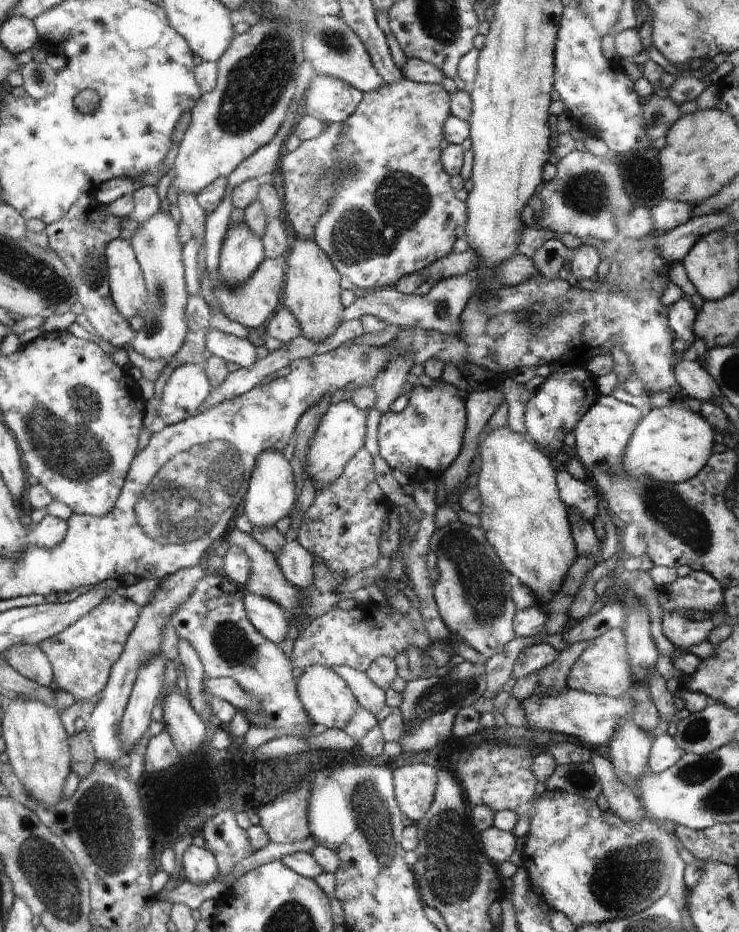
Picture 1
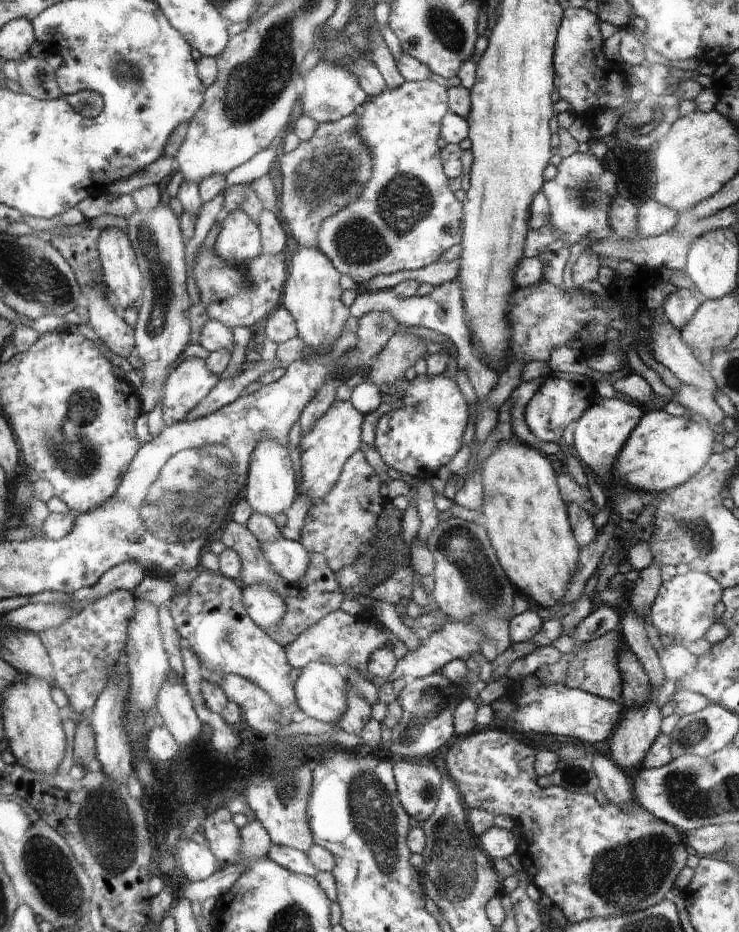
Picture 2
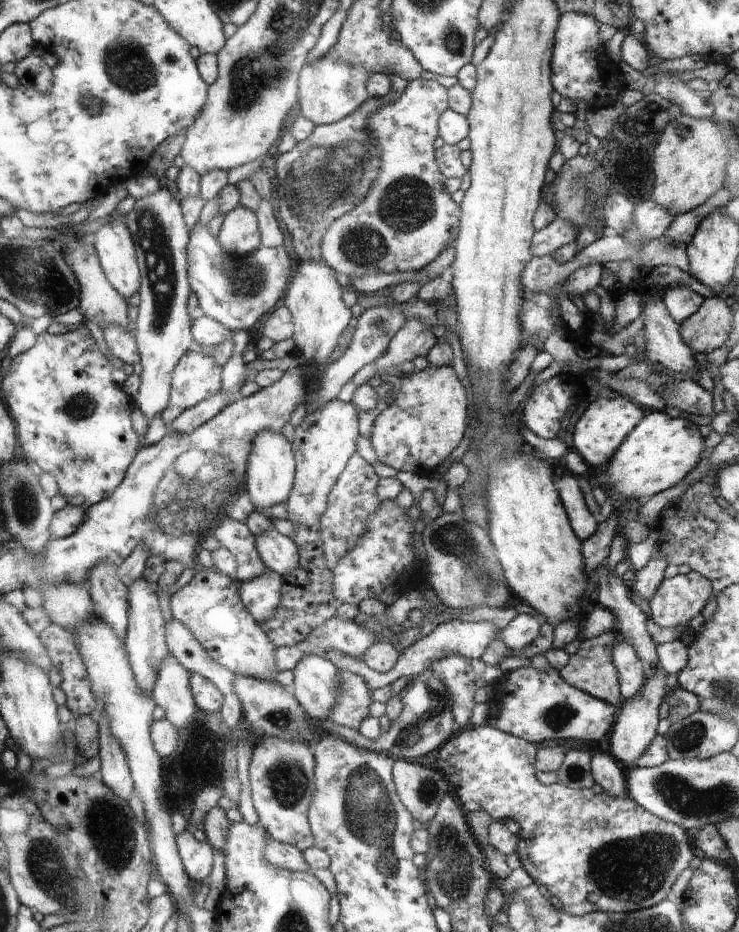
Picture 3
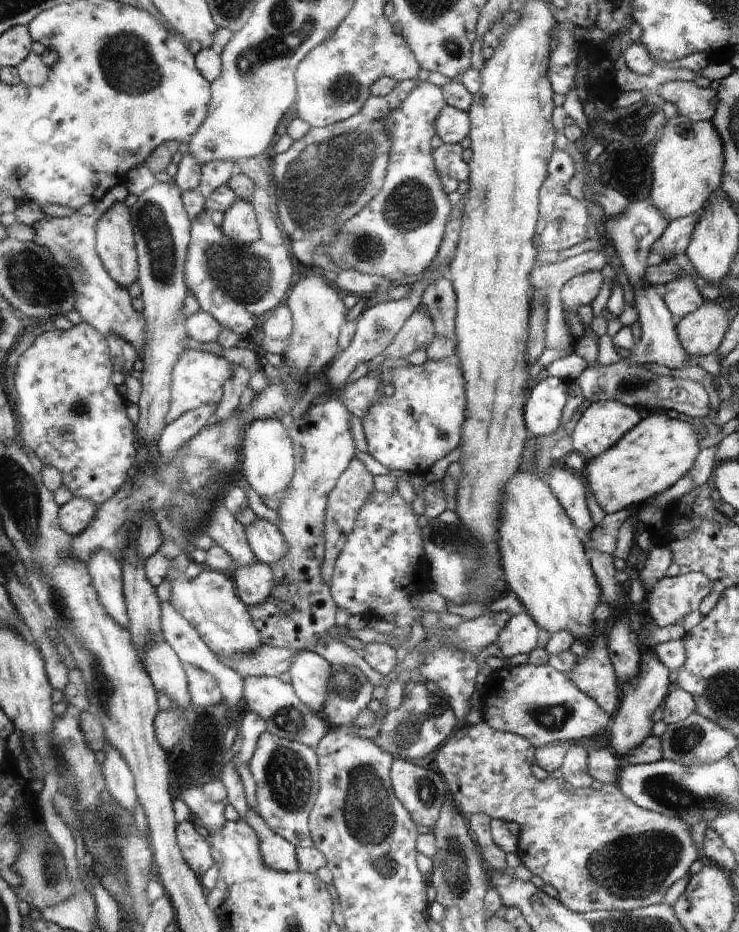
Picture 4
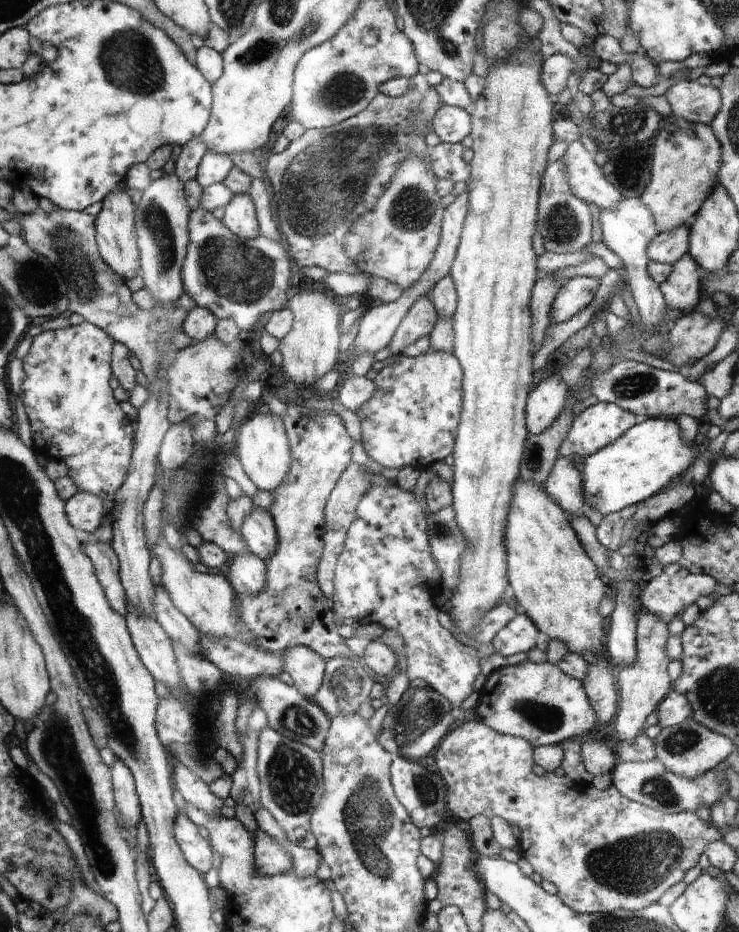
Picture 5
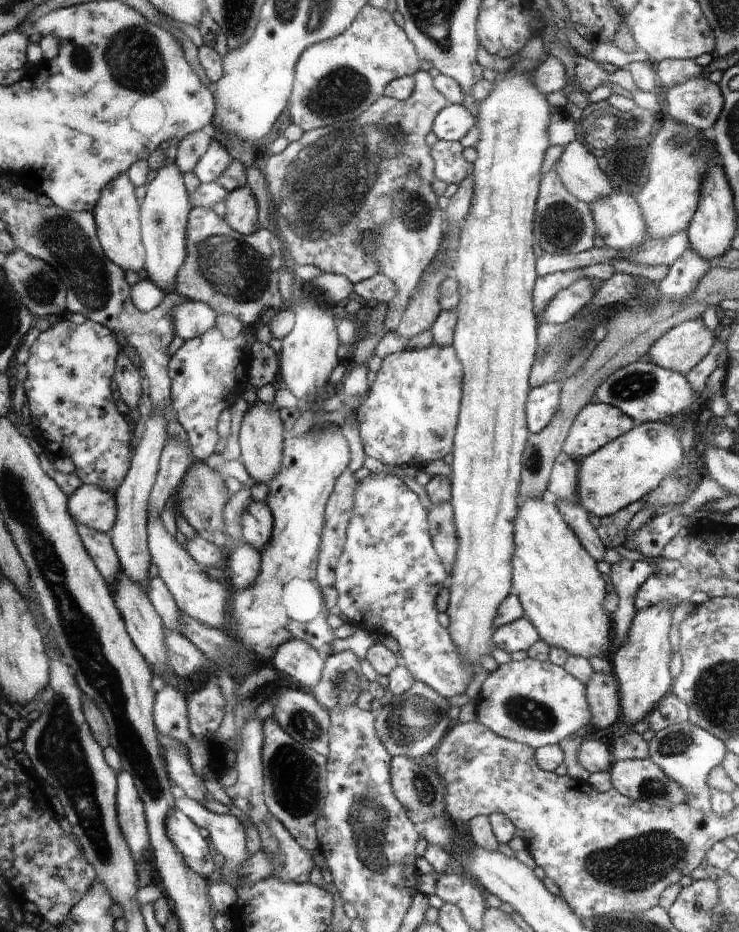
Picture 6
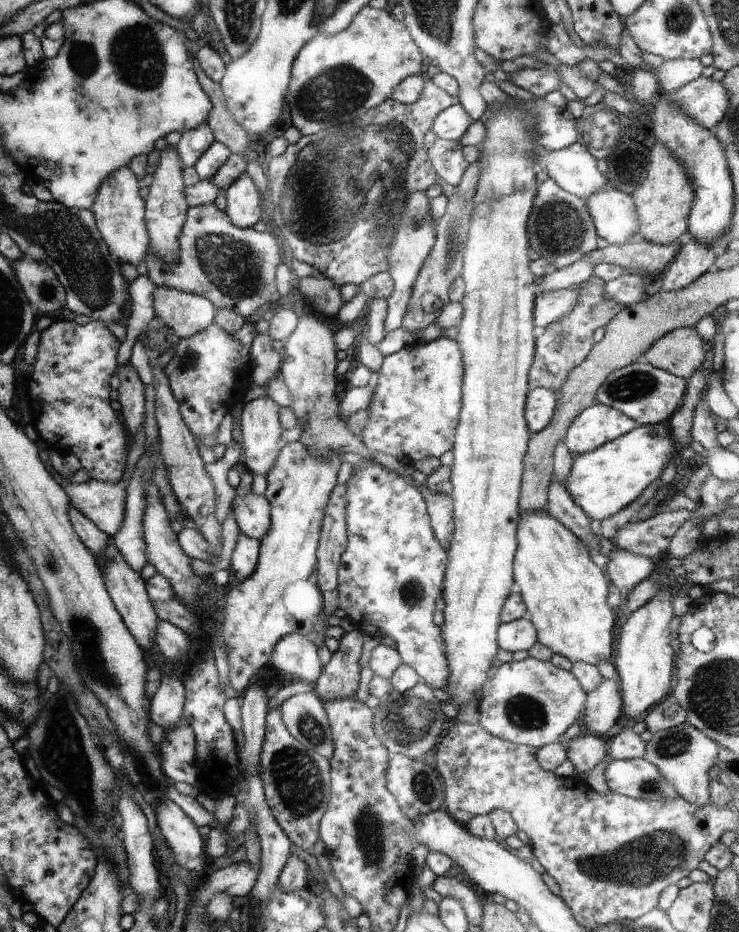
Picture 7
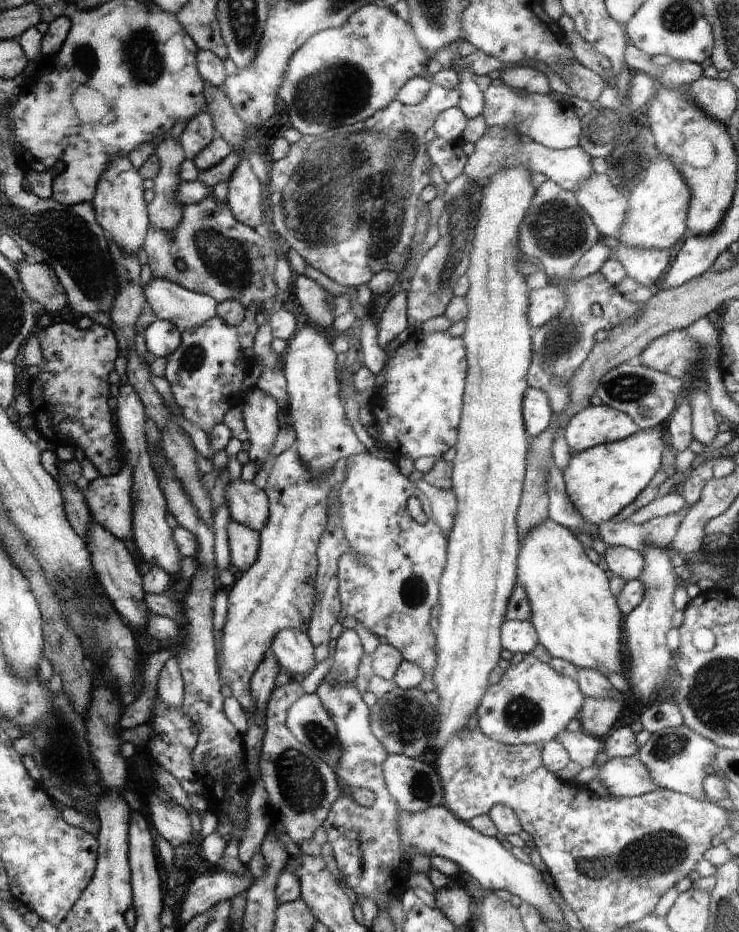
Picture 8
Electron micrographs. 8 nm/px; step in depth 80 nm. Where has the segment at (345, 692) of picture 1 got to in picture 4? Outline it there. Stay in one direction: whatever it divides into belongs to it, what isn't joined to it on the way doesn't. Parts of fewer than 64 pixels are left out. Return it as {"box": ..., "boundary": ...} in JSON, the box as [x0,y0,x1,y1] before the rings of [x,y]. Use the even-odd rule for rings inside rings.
{"box":[288,649,331,713],"boundary":[[[306,649],[296,652],[296,659],[288,670],[291,685],[301,701],[322,713],[331,664],[318,653]]]}

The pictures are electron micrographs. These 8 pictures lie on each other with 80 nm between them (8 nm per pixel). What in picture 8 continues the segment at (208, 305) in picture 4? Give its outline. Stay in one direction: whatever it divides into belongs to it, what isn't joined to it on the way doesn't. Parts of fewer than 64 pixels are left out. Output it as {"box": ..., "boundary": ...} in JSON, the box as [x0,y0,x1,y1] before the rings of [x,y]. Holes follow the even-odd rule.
{"box":[143,192,278,311],"boundary":[[[211,192],[204,200],[185,206],[181,226],[174,228],[174,232],[160,230],[156,226],[150,228],[143,249],[148,255],[148,266],[154,278],[167,278],[188,291],[212,296],[217,304],[226,300],[238,300],[247,311],[254,306],[254,302],[270,302],[278,292],[274,280],[264,274],[266,270],[274,268],[276,260],[276,252],[270,244],[272,239],[258,236],[252,228],[238,221],[227,202],[220,202]]]}

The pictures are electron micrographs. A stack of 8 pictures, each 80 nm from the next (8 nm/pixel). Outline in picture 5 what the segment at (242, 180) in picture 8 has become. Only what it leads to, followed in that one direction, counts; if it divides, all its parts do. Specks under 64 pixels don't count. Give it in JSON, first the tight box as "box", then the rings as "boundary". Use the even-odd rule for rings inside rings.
{"box":[221,192,259,240],"boundary":[[[248,192],[233,195],[225,208],[224,218],[221,221],[230,232],[240,238],[246,238],[246,240],[259,236],[259,223],[254,202]]]}

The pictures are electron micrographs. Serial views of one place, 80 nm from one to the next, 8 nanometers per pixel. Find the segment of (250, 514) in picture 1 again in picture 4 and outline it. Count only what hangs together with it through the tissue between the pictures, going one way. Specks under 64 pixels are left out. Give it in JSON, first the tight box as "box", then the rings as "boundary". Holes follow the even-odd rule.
{"box":[240,419,295,500],"boundary":[[[260,419],[250,424],[244,432],[244,440],[240,452],[240,474],[258,492],[263,500],[270,496],[284,494],[292,482],[295,472],[295,460],[292,458],[292,443],[289,434],[284,432],[280,419]]]}

